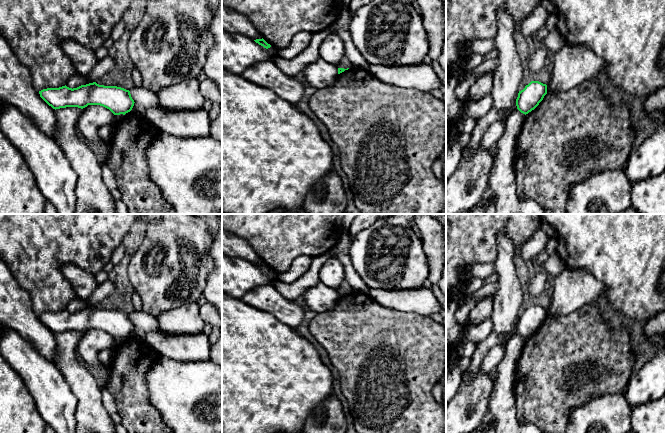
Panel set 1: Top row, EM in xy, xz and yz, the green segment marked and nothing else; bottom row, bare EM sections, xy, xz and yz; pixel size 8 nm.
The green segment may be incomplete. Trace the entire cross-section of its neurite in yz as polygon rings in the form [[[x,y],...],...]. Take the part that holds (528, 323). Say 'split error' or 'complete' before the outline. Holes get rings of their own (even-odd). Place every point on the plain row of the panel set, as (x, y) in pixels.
complete; [[[531,305],[525,312],[518,317],[516,323],[517,333],[528,338],[534,334],[547,318],[547,309],[539,305]]]

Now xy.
complete; [[[96,306],[69,312],[47,312],[39,315],[40,321],[53,333],[66,331],[85,332],[88,329],[100,329],[114,339],[125,339],[134,330],[130,315],[117,310],[104,310]]]

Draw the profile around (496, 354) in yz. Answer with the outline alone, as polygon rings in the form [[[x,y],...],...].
[[[498,344],[492,347],[489,352],[483,357],[480,370],[482,373],[489,374],[491,370],[498,366],[506,354],[506,347],[503,344]]]

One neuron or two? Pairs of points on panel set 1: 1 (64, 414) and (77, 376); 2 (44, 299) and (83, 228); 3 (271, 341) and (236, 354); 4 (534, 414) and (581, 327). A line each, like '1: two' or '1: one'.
1: two
2: one
3: one
4: one

